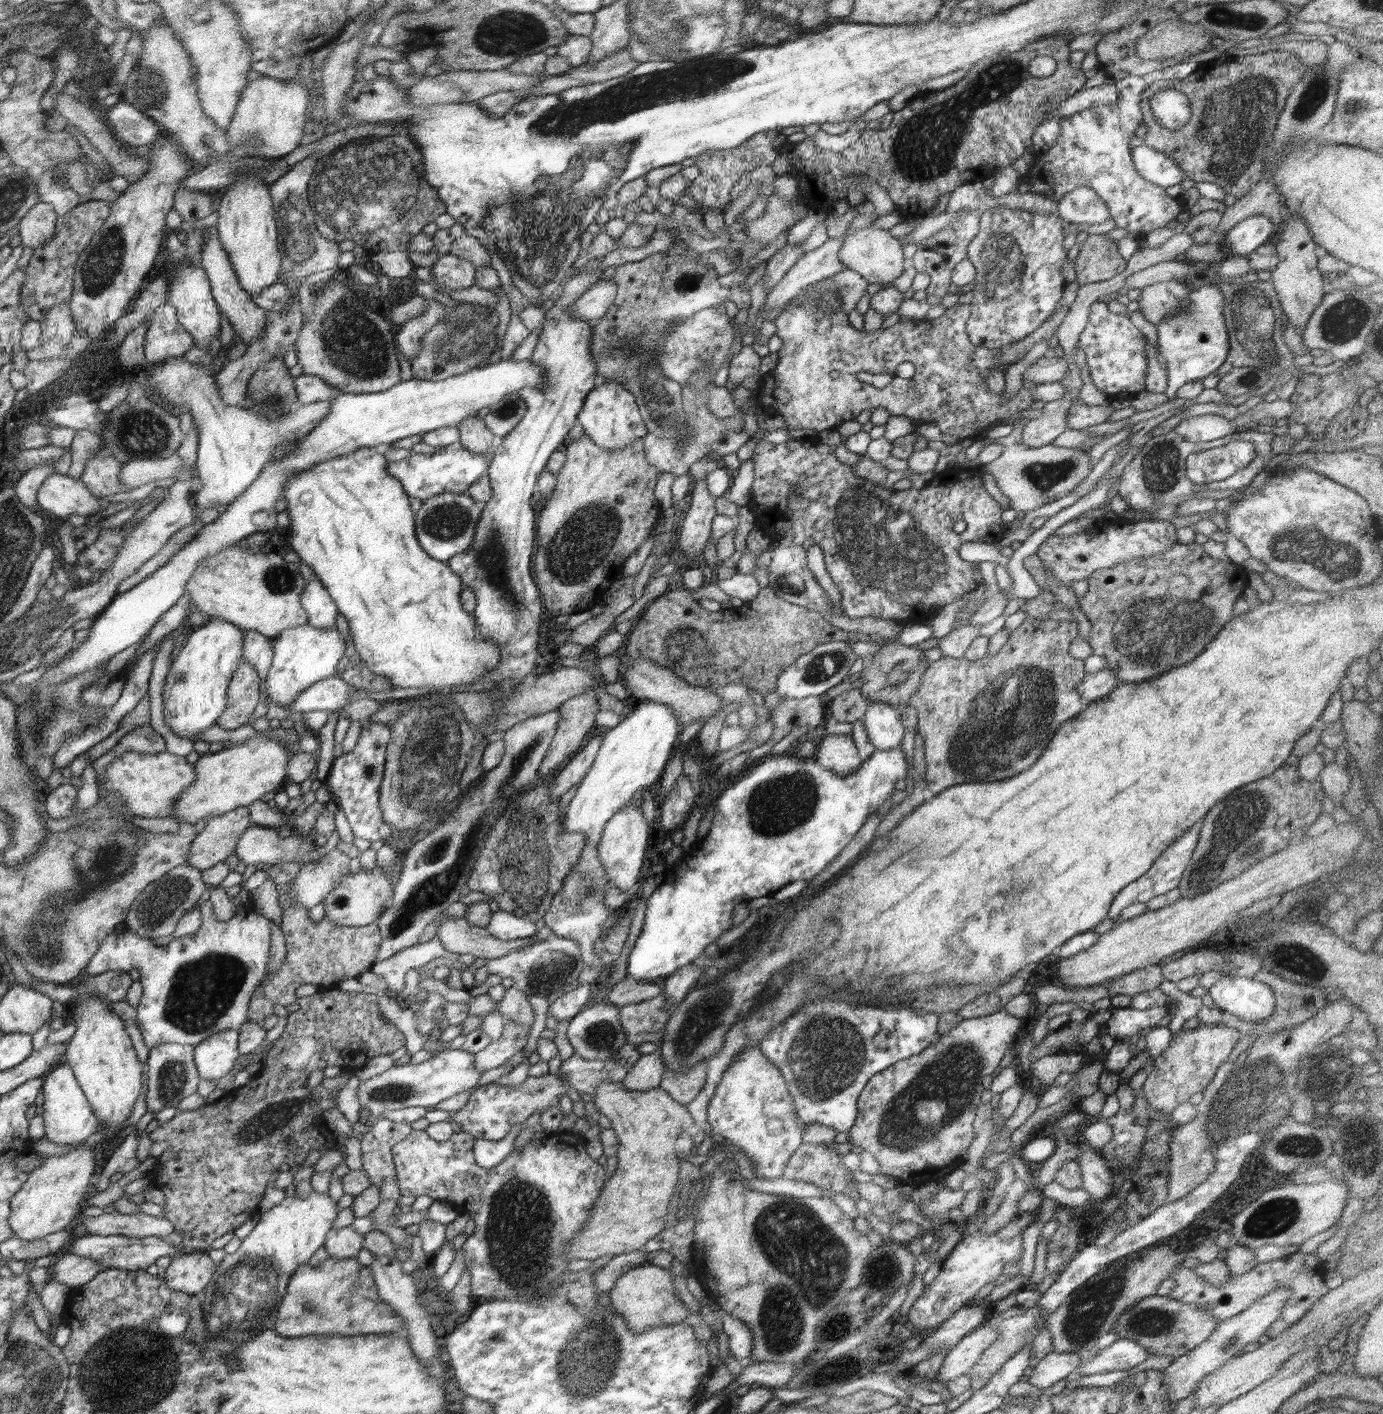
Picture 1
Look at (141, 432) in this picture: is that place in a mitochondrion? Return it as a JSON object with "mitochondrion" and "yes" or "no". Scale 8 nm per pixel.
{"mitochondrion":"yes"}

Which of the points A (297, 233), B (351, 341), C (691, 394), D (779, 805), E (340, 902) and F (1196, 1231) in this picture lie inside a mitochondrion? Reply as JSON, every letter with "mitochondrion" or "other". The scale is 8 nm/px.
{"A":"mitochondrion","B":"mitochondrion","C":"mitochondrion","D":"mitochondrion","E":"other","F":"other"}

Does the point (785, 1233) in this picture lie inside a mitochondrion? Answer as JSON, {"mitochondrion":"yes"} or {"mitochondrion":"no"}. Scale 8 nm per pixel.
{"mitochondrion":"yes"}

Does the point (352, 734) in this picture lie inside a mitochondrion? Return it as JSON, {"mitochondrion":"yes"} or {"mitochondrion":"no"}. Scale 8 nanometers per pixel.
{"mitochondrion":"no"}

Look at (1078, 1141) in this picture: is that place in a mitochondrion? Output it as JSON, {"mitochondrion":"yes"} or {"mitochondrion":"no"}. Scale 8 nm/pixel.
{"mitochondrion":"no"}

